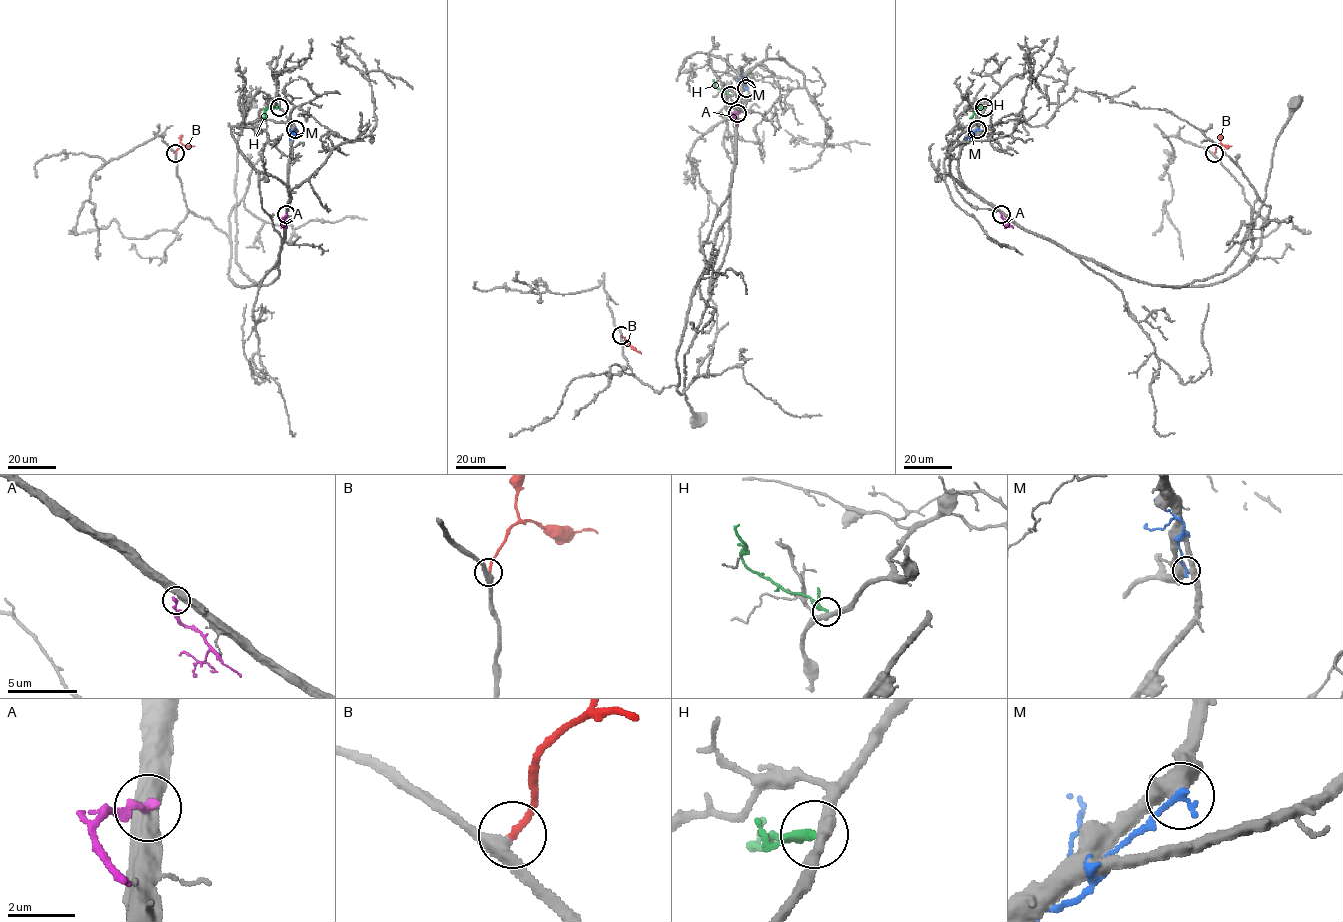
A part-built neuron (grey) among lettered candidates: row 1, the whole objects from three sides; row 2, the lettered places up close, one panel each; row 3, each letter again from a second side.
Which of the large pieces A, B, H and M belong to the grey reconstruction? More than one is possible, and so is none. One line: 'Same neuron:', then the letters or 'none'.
Same neuron: B

